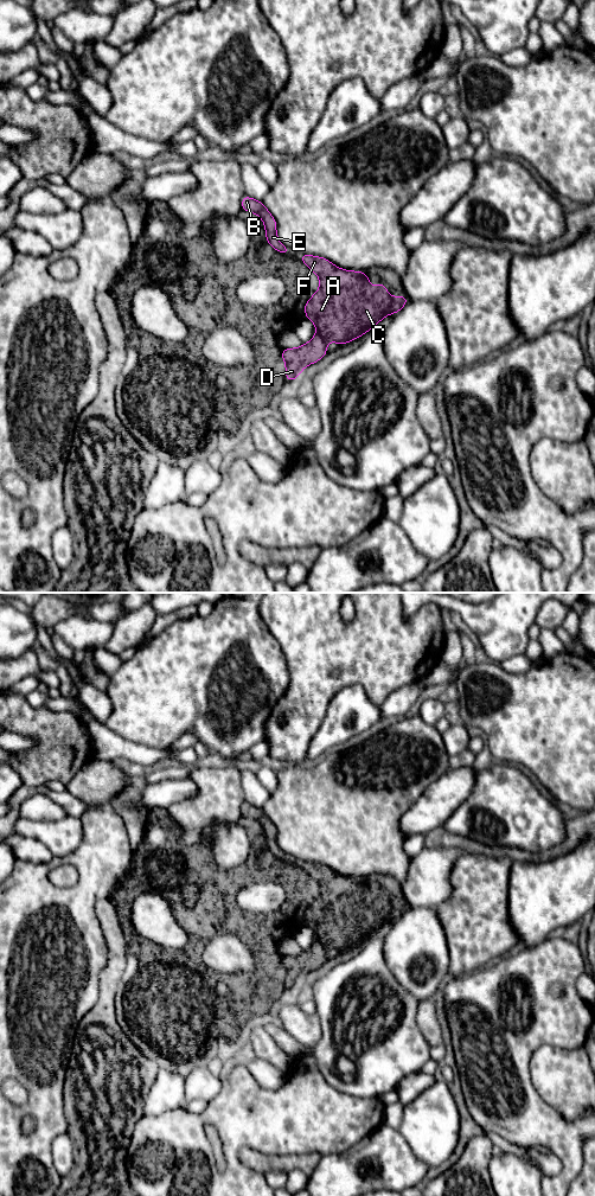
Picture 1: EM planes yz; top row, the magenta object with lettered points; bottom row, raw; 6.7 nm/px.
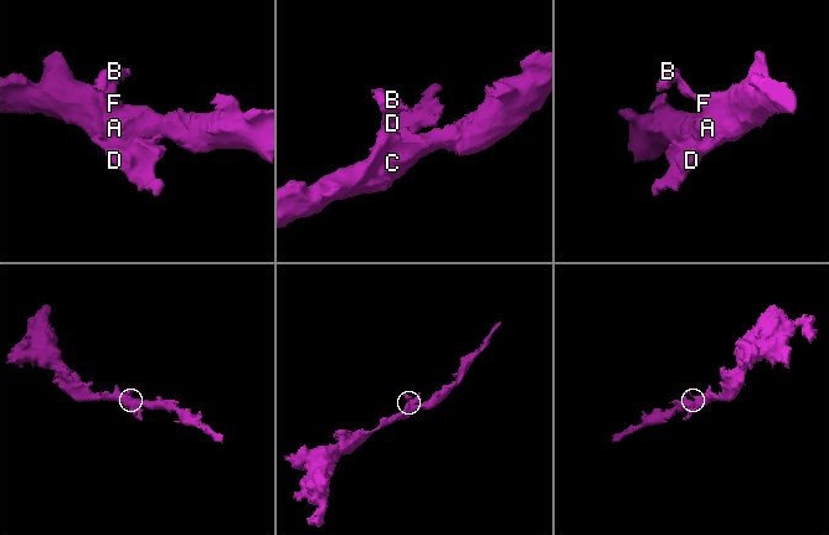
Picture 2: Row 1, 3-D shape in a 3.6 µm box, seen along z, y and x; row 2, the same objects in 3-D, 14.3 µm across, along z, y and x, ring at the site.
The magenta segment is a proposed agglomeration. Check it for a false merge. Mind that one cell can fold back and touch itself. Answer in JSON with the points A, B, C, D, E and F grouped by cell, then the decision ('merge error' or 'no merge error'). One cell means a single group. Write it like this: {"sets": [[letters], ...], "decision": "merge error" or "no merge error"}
{"sets": [["A", "B", "C", "D", "E", "F"]], "decision": "no merge error"}

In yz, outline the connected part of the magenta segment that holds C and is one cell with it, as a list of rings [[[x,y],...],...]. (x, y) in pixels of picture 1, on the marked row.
[[[300,254],[299,258],[320,280],[319,290],[305,306],[305,315],[315,324],[316,334],[299,348],[281,351],[286,362],[286,380],[296,379],[305,366],[320,360],[327,353],[328,341],[346,344],[409,302],[399,294],[392,300],[382,282],[376,283],[373,292],[363,271],[340,269],[318,256]]]

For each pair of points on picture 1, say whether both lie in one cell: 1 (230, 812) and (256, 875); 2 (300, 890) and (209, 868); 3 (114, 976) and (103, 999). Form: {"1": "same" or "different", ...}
{"1": "different", "2": "same", "3": "same"}

